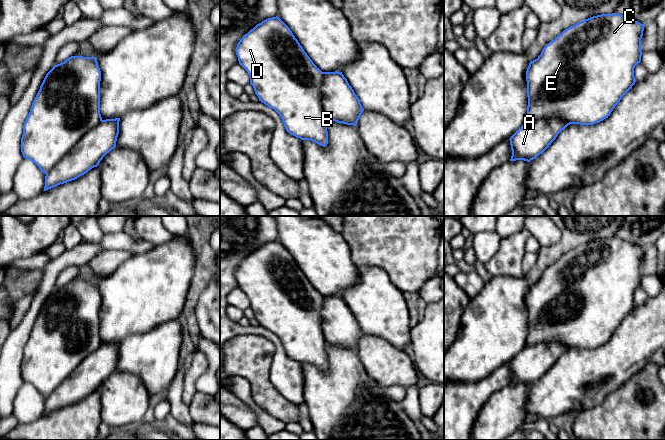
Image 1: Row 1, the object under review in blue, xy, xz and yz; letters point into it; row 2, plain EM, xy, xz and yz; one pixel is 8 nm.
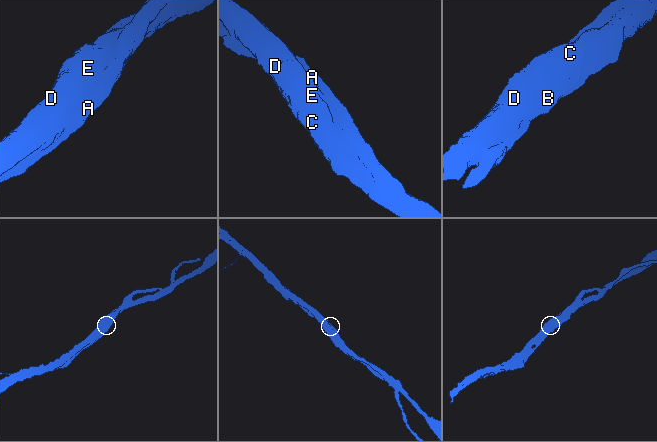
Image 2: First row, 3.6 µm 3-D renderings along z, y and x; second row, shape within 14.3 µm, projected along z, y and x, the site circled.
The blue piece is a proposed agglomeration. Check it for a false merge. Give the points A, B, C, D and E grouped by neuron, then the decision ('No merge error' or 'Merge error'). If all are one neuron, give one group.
Groups: A / B C D E. Merge error

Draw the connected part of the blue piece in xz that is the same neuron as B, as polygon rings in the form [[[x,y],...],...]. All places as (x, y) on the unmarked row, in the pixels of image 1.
[[[278,241],[257,248],[236,271],[239,288],[248,296],[259,325],[274,333],[288,357],[311,364],[323,371],[328,368],[326,340],[322,332],[323,296],[313,287],[290,252]]]

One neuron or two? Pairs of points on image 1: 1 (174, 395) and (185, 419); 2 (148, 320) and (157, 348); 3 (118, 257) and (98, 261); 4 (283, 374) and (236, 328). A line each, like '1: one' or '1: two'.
1: one
2: two
3: one
4: one

